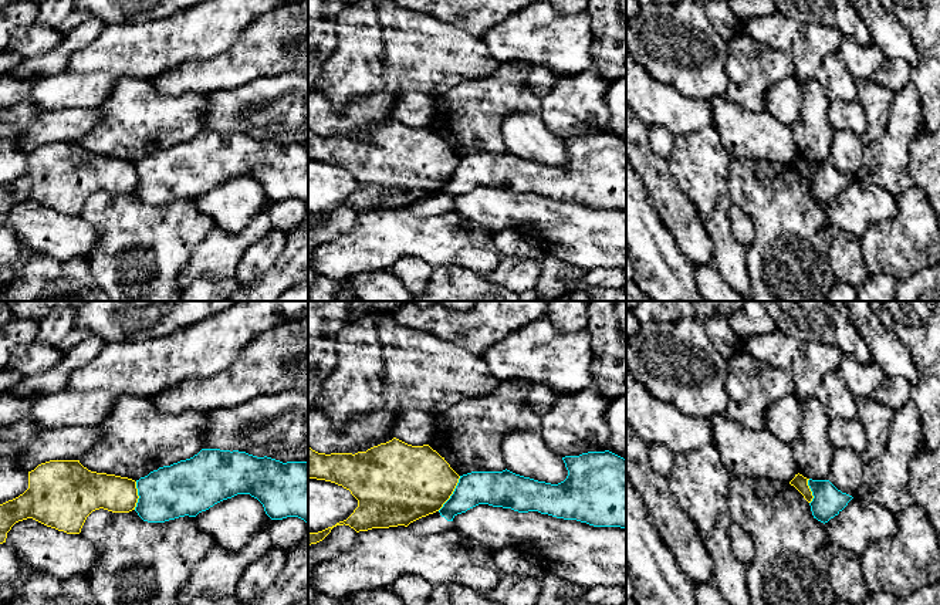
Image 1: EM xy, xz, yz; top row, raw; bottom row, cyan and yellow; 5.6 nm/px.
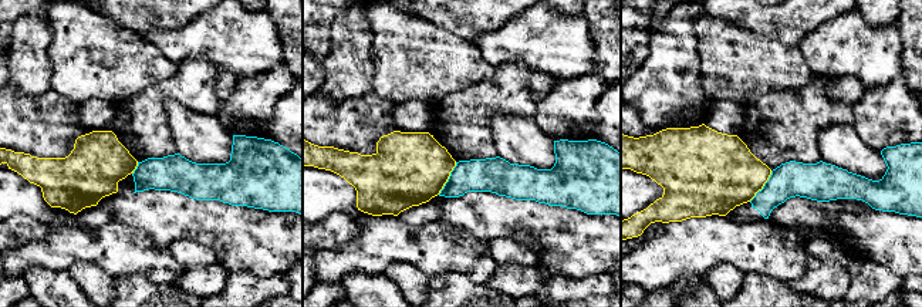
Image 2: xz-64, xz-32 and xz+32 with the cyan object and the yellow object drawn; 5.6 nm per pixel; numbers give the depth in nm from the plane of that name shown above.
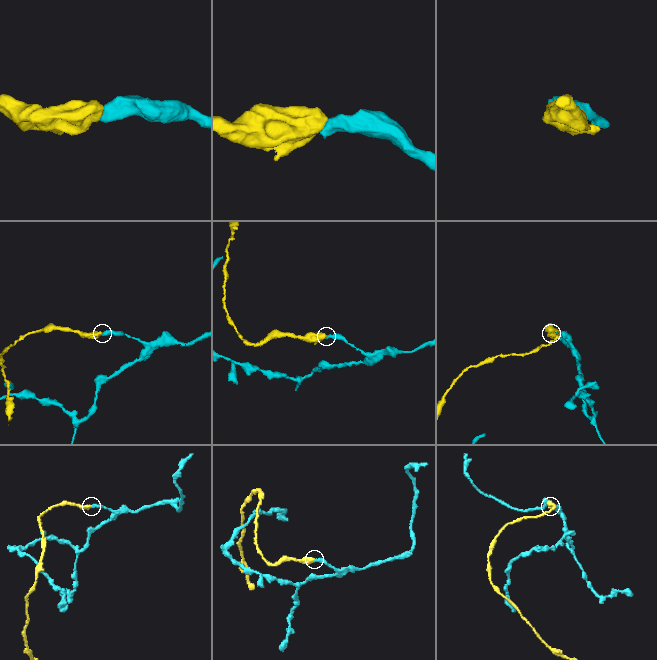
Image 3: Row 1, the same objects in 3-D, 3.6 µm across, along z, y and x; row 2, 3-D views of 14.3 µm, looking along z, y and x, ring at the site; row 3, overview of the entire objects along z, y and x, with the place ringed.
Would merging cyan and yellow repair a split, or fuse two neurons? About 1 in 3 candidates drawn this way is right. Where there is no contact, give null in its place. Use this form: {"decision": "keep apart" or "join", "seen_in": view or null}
{"decision": "keep apart", "seen_in": "xz"}

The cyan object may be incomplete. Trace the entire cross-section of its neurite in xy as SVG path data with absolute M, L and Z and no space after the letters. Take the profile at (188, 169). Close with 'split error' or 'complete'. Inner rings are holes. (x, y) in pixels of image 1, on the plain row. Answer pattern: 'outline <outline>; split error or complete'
outline M202 131L190 141L180 142L170 148L159 149L148 158L136 162L138 185L135 193L148 205L165 205L179 199L196 199L199 195L209 192L214 186L231 180L237 176L250 176L257 180L266 196L271 202L283 202L287 199L298 199L308 205L308 145L307 143L287 143L271 139L257 139L239 132Z; complete

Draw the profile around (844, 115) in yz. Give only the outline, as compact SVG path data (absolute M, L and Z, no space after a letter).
M858 99L832 101L828 109L828 119L835 131L852 131L862 136L868 129L866 114Z

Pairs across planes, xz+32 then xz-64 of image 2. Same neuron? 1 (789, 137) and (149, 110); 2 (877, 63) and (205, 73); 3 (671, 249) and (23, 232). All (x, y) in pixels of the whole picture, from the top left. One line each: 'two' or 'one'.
1: one
2: two
3: two

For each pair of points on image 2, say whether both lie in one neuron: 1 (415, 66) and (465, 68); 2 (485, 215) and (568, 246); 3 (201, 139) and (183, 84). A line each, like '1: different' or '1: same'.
1: same
2: same
3: different

